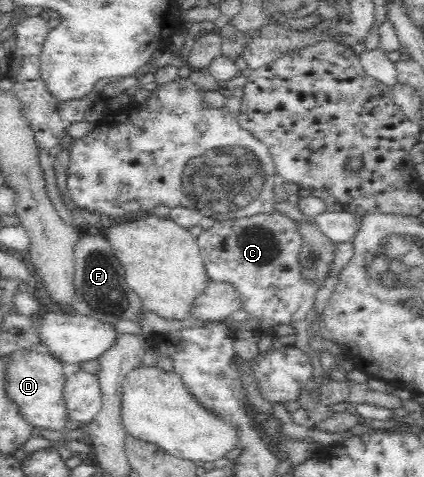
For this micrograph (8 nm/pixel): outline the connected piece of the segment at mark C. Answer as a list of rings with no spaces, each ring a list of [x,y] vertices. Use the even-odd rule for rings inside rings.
[[[275,210],[235,220],[215,220],[212,227],[203,230],[196,238],[207,278],[232,285],[238,291],[239,307],[246,311],[250,319],[258,321],[257,327],[260,329],[292,325],[296,321],[305,320],[312,311],[319,286],[318,283],[314,285],[301,278],[298,254],[303,241],[297,234],[295,221],[288,216]]]

